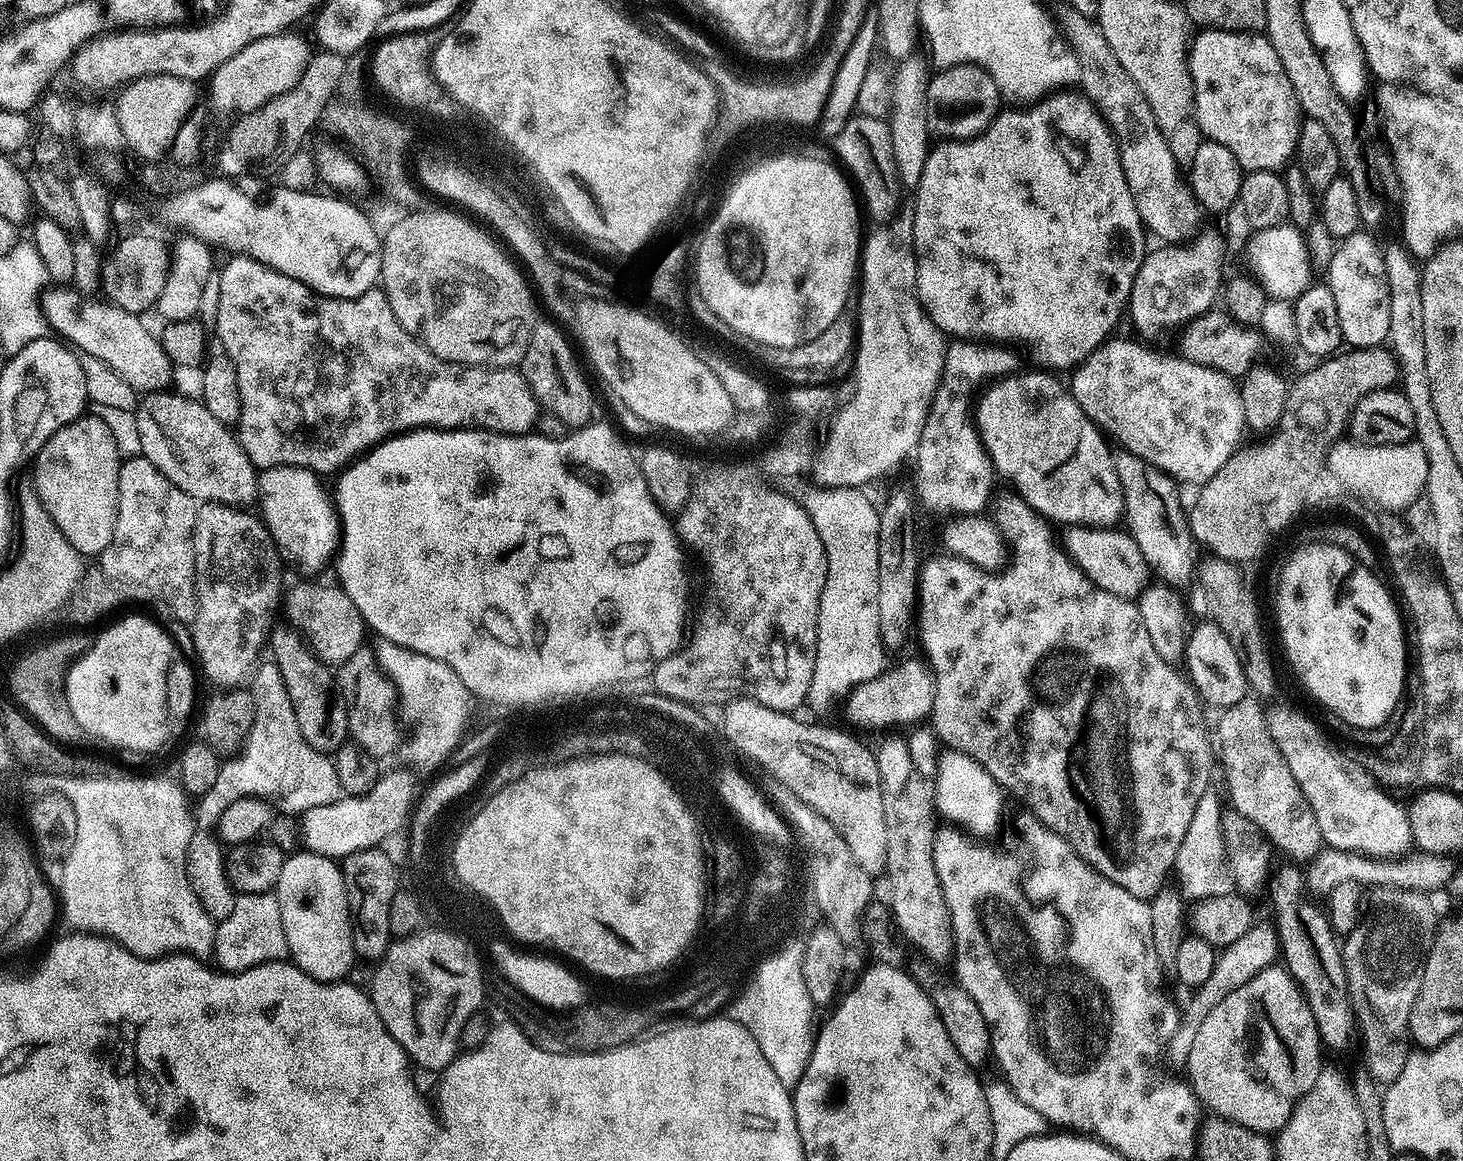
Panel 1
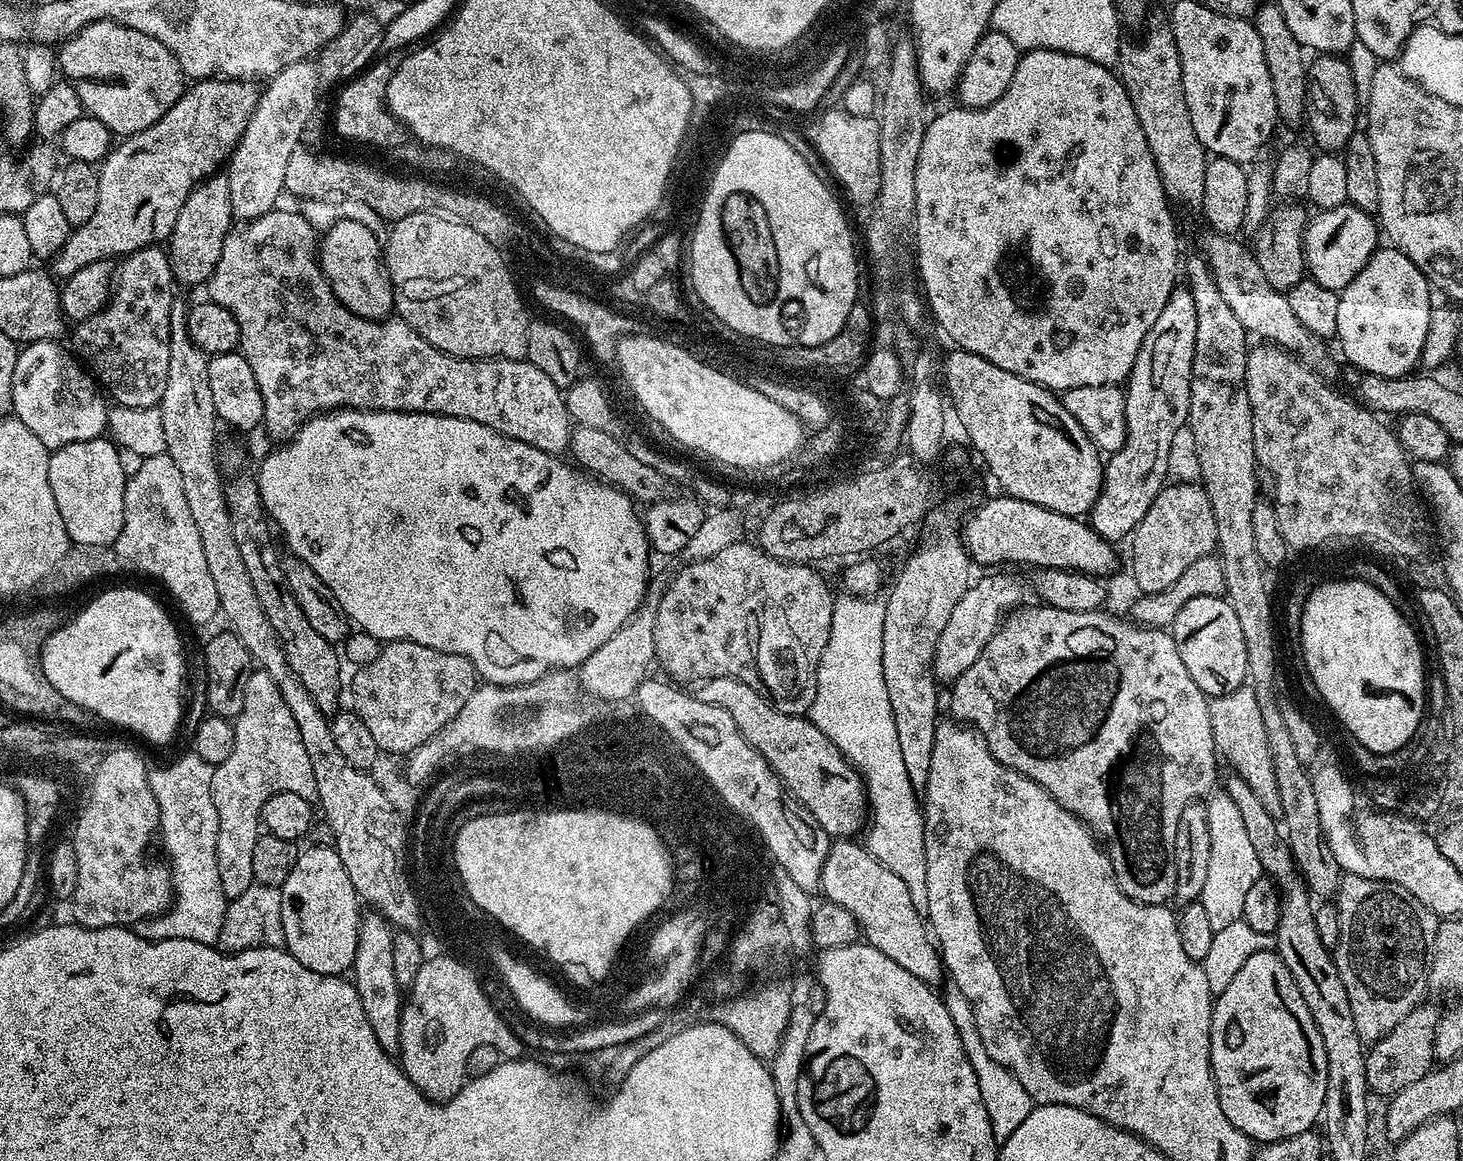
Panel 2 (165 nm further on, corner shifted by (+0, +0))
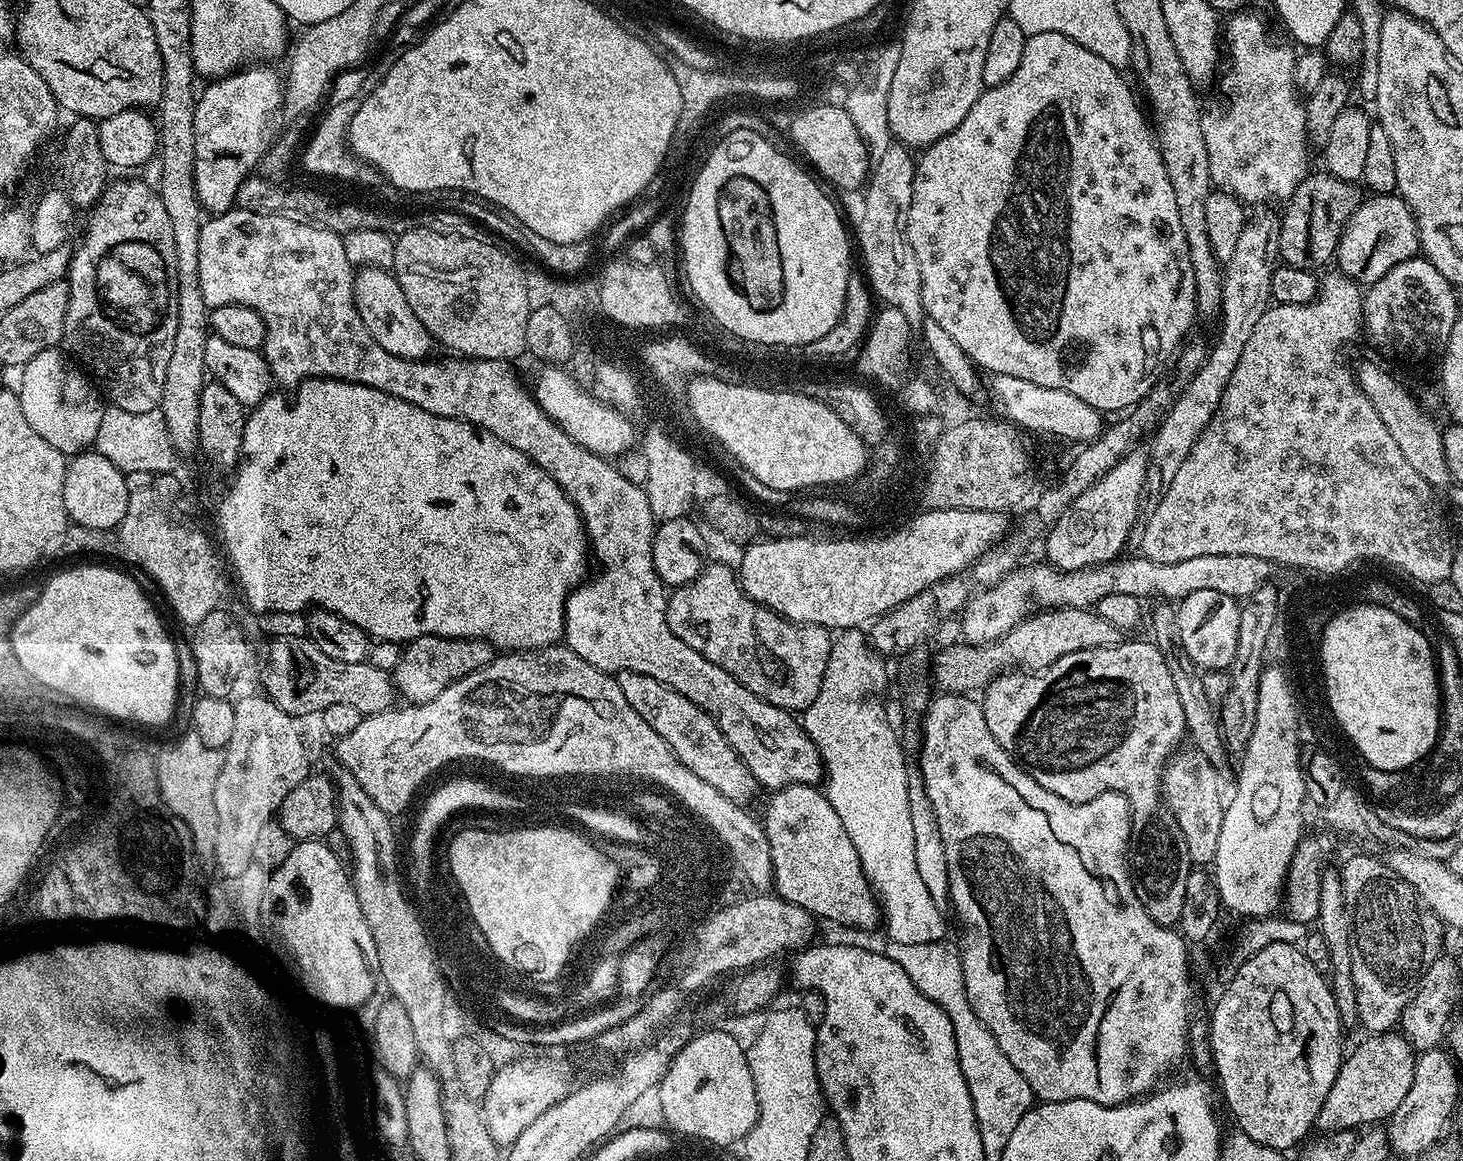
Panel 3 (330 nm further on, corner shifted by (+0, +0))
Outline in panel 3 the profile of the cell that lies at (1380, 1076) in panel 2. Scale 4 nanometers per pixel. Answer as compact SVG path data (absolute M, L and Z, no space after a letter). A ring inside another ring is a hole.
M1384 1030L1379 1034L1368 1034L1364 1037L1365 1040L1349 1056L1347 1053L1341 1059L1338 1078L1334 1078L1334 1086L1330 1086L1330 1094L1326 1094L1326 1102L1322 1102L1322 1110L1318 1110L1316 1128L1321 1133L1327 1134L1347 1128L1360 1130L1365 1126L1383 1125L1391 1120L1394 1110L1402 1106L1402 1098L1410 1094L1410 1082L1414 1082L1414 1066L1418 1053L1410 1046L1408 1039L1396 1030Z

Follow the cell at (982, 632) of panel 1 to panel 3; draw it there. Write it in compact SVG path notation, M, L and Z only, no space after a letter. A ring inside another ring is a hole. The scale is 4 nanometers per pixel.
M1145 640L1066 654L1043 669L1042 675L1009 670L983 689L982 707L986 726L998 746L1002 746L1038 786L1050 790L1050 794L1058 794L1058 798L1075 804L1098 798L1103 792L1120 792L1128 799L1132 807L1132 888L1154 922L1176 926L1182 914L1190 861L1186 838L1182 838L1178 822L1174 822L1162 803L1160 779L1164 776L1164 765L1181 747L1180 739L1185 739L1186 729L1182 702L1178 699L1178 690L1174 690L1174 678L1170 678L1170 670L1166 670L1166 658L1155 643Z

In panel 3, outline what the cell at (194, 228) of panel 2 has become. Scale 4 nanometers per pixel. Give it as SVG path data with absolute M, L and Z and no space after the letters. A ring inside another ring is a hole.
M260 62L255 66L244 66L239 71L229 73L228 76L223 76L220 79L213 79L211 82L205 83L204 92L202 91L196 98L196 109L194 110L194 186L198 190L198 198L200 199L201 209L208 214L219 214L221 212L231 212L236 204L236 195L239 192L239 187L242 186L243 180L251 173L257 171L257 164L263 158L265 149L270 143L270 135L268 131L272 128L272 115L276 111L281 111L284 103L285 93L285 77L280 76L275 72L275 67L269 66L267 63Z

